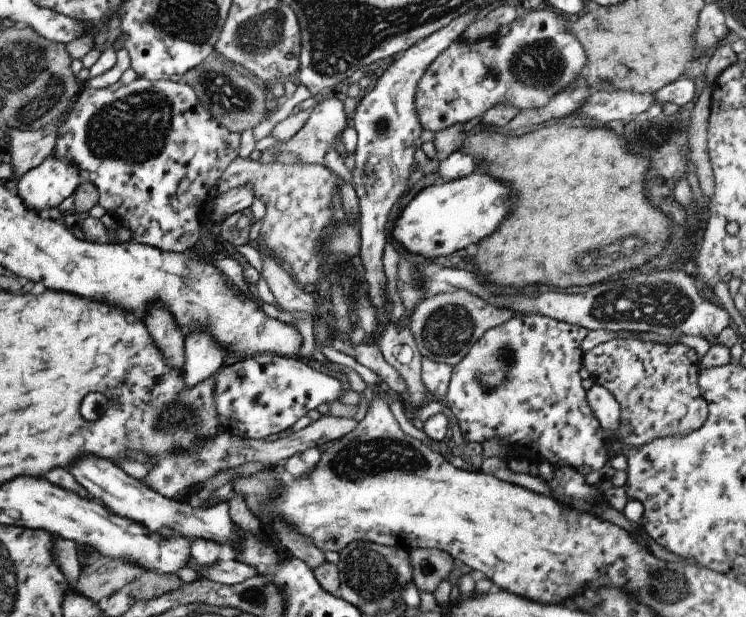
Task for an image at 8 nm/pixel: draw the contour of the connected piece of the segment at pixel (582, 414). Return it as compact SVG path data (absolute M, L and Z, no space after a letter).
M524 313L516 314L505 323L487 330L480 337L480 340L475 342L475 345L468 351L466 358L463 358L458 364L452 367L449 390L444 400L444 404L450 408L452 414L455 416L463 438L466 441L470 440L481 444L483 444L485 440L490 440L490 438L499 438L502 443L508 444L510 447L520 446L520 448L532 452L532 456L541 458L541 463L543 461L549 462L552 466L551 468L554 468L554 466L564 467L567 465L584 477L586 474L590 474L590 472L596 472L596 470L606 471L610 456L604 446L604 430L588 404L586 389L582 386L583 378L579 373L583 365L584 353L580 347L580 343L586 338L588 331L589 330L584 327L580 328L579 326L571 325L544 315L530 315Z

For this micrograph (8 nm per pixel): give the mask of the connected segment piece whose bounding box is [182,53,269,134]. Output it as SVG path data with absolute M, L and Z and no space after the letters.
M218 53L211 54L206 61L202 61L192 70L187 70L182 76L182 82L196 91L200 102L228 130L241 134L245 128L255 127L269 114L264 94L265 83L256 84L252 78L243 76Z

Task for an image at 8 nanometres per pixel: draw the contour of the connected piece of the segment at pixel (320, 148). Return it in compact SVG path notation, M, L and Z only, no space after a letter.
M332 94L327 98L324 98L322 102L312 109L310 117L307 123L301 128L301 130L287 141L281 141L279 144L270 147L268 150L262 152L261 158L258 160L261 163L272 163L274 162L275 156L279 155L280 152L292 152L302 156L304 162L316 162L320 152L326 154L328 150L336 150L336 142L343 133L343 130L350 124L350 120L346 117L347 114L344 111L344 103Z

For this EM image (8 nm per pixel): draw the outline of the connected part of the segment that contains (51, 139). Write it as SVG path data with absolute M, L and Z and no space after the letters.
M46 127L37 131L21 131L18 129L8 129L10 136L10 164L13 175L8 184L15 184L19 178L35 166L42 164L50 154L52 154L57 130Z

